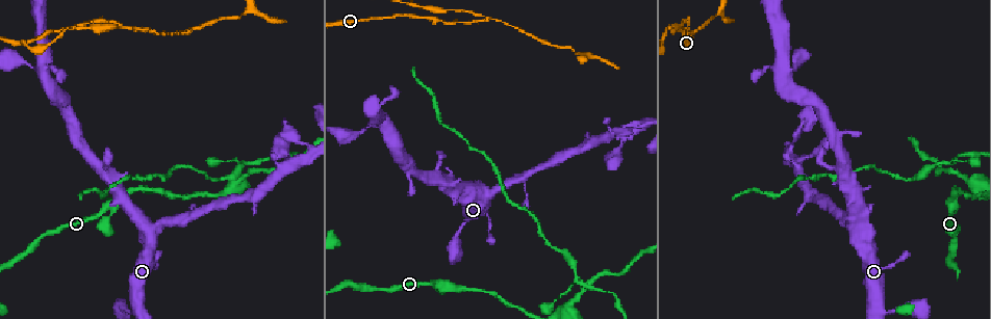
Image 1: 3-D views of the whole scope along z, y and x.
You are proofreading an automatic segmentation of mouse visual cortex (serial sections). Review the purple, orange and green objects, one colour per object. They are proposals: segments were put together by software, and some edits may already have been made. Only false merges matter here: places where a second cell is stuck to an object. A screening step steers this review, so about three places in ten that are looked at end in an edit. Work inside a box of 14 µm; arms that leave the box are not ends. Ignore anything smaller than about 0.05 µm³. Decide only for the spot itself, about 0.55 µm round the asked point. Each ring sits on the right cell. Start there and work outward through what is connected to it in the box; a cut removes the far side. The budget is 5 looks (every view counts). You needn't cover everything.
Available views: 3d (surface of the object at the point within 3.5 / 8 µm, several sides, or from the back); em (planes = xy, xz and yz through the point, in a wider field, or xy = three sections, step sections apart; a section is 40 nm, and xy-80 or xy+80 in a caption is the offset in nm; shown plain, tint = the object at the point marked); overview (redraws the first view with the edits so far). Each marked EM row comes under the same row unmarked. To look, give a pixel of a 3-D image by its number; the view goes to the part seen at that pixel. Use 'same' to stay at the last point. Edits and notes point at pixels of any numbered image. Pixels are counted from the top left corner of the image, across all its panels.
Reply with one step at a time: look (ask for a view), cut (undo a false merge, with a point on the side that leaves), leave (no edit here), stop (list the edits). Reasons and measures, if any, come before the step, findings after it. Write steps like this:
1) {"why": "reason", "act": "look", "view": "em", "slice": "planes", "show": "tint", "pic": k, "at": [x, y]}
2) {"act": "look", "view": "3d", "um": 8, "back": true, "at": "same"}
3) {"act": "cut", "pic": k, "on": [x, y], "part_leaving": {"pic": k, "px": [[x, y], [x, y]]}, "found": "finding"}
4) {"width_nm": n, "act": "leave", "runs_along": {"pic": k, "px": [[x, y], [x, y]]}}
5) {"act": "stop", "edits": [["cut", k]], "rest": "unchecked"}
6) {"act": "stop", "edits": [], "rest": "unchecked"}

{"why": "side arm on a straight run", "act": "look", "view": "3d", "um": 3.5, "pic": 1, "at": [99, 216]}

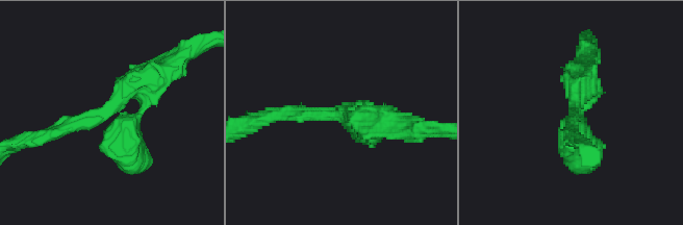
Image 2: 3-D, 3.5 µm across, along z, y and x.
{"why": "shape alone is not enough", "act": "look", "view": "em", "slice": "xy", "step": 5, "show": "tint", "pic": 2, "at": [110, 112]}

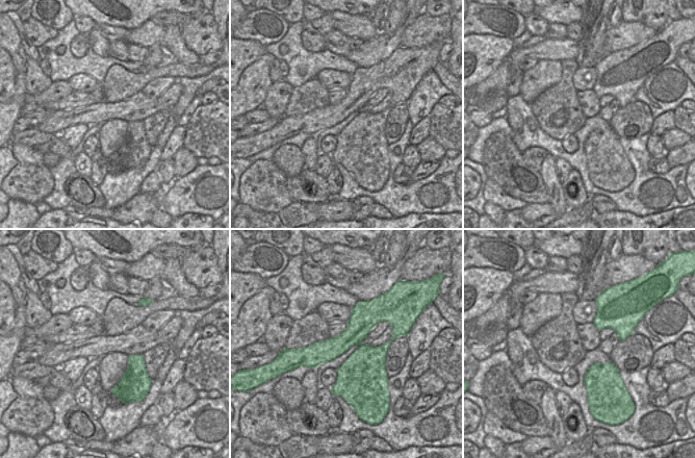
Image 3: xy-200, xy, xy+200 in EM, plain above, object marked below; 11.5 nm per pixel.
{"arm_widths_nm": [200, 450, 500], "act": "leave", "runs_along": {"pic": 2, "px": [[45, 135], [162, 72]]}, "found": "one cell here"}

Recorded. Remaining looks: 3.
{"why": "sharp bend", "act": "look", "view": "3d", "um": 3.5, "pic": 1, "at": [787, 70]}

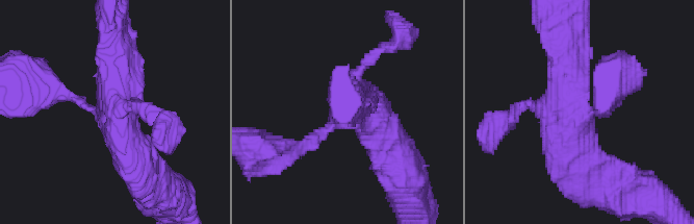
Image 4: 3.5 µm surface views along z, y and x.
{"why": "need the tissue", "act": "look", "view": "em", "slice": "xy", "step": 5, "show": "tint", "pic": 4, "at": [104, 117]}

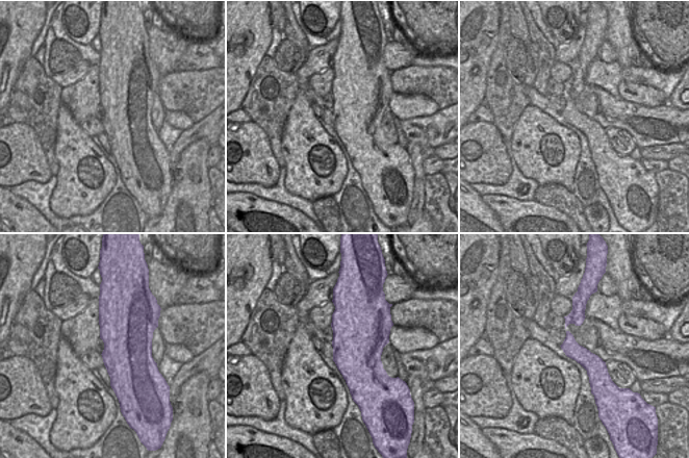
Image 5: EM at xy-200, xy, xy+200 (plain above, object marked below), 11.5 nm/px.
{"act": "leave", "runs_along": {"pic": 4, "px": [[147, 171], [121, 139], [114, 46]]}, "found": "one cell here"}

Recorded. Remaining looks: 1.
{"act": "stop", "edits": [], "rest": "unchecked"}

